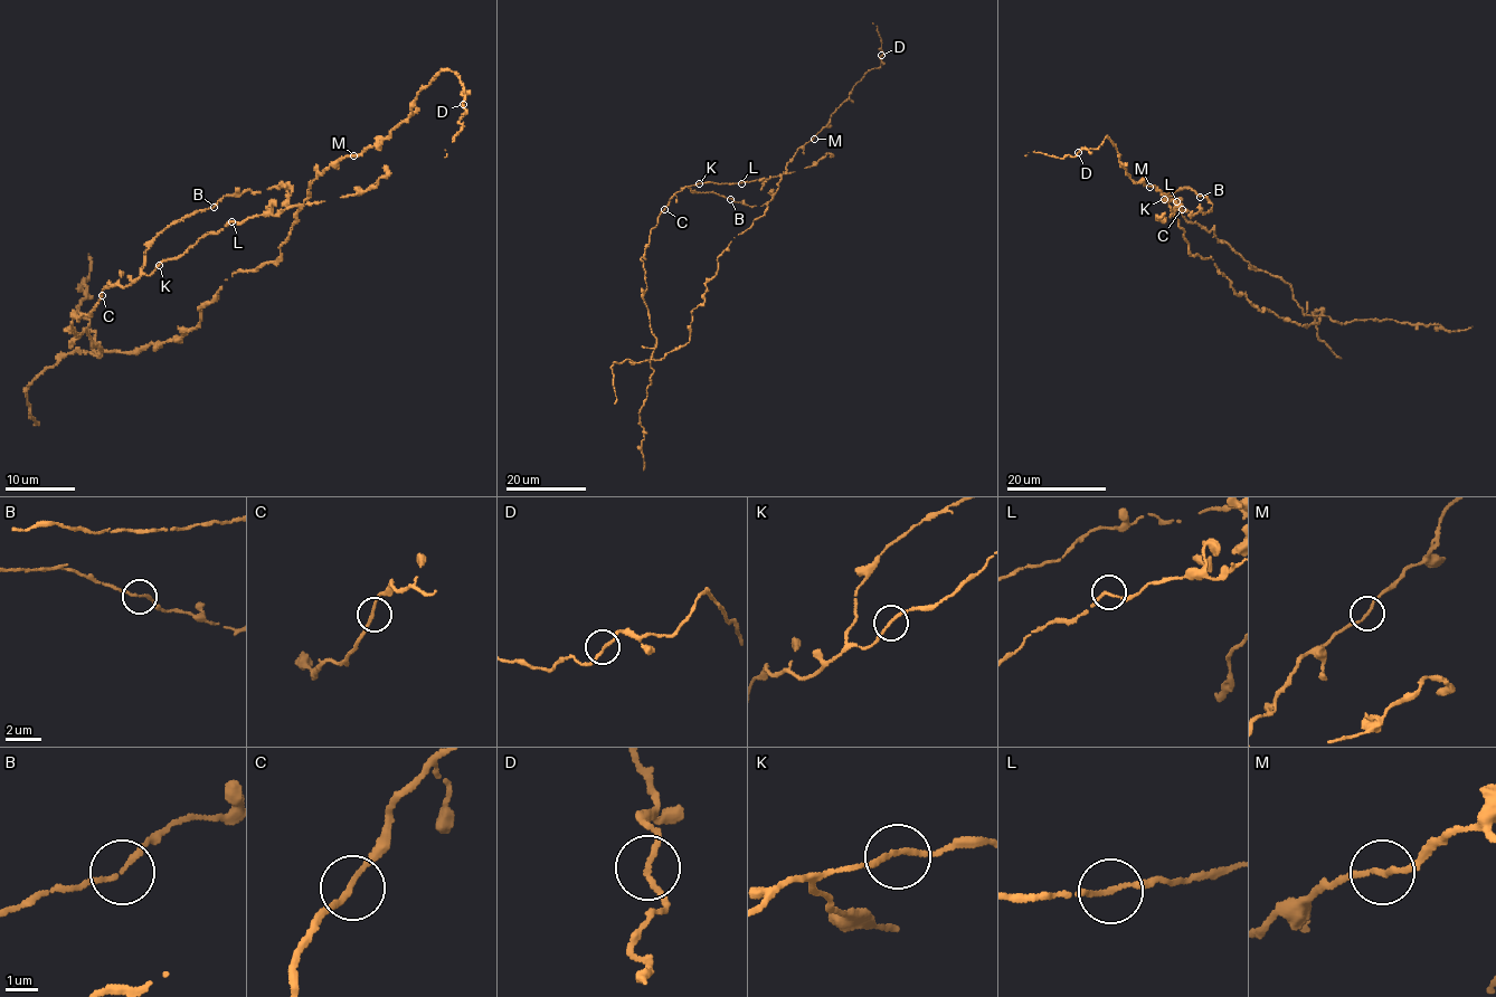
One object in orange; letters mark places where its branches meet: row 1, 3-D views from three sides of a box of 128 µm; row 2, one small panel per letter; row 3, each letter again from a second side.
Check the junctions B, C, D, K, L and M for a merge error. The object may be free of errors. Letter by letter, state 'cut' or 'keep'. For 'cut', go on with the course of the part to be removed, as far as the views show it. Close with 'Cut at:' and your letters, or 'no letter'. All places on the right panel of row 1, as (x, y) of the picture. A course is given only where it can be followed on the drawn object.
B: keep
C: keep
D: keep
K: keep
L: keep
M: keep
Cut at: no letter

